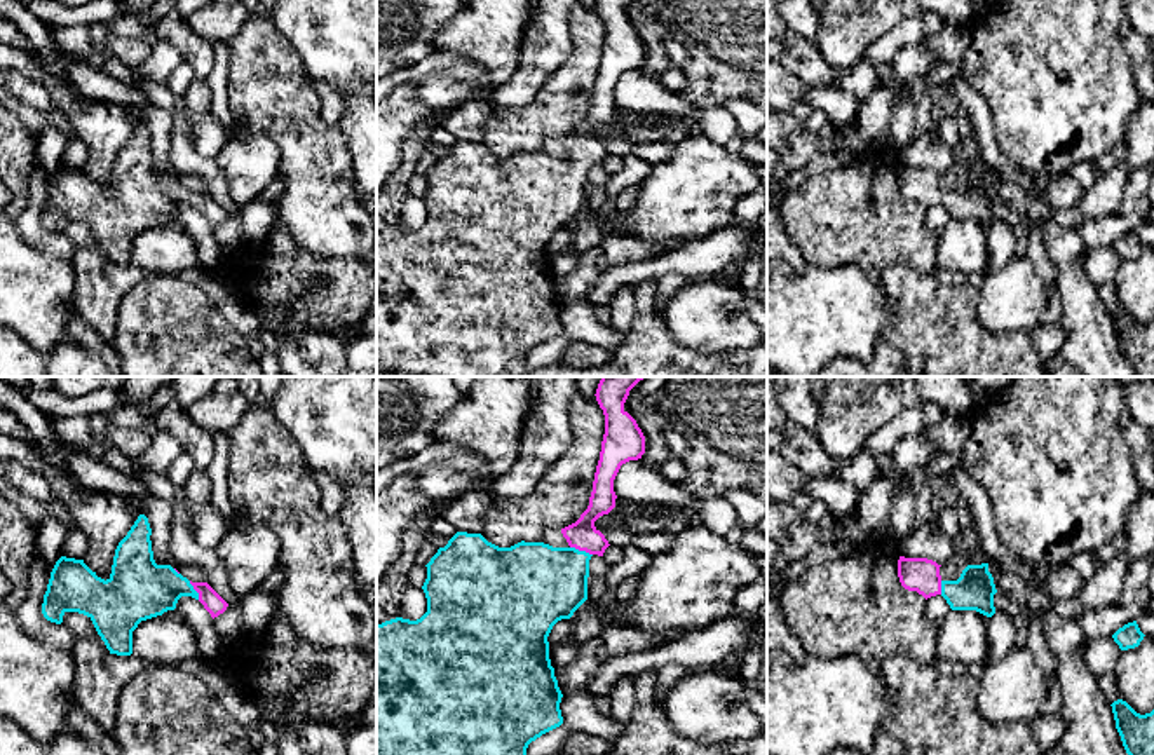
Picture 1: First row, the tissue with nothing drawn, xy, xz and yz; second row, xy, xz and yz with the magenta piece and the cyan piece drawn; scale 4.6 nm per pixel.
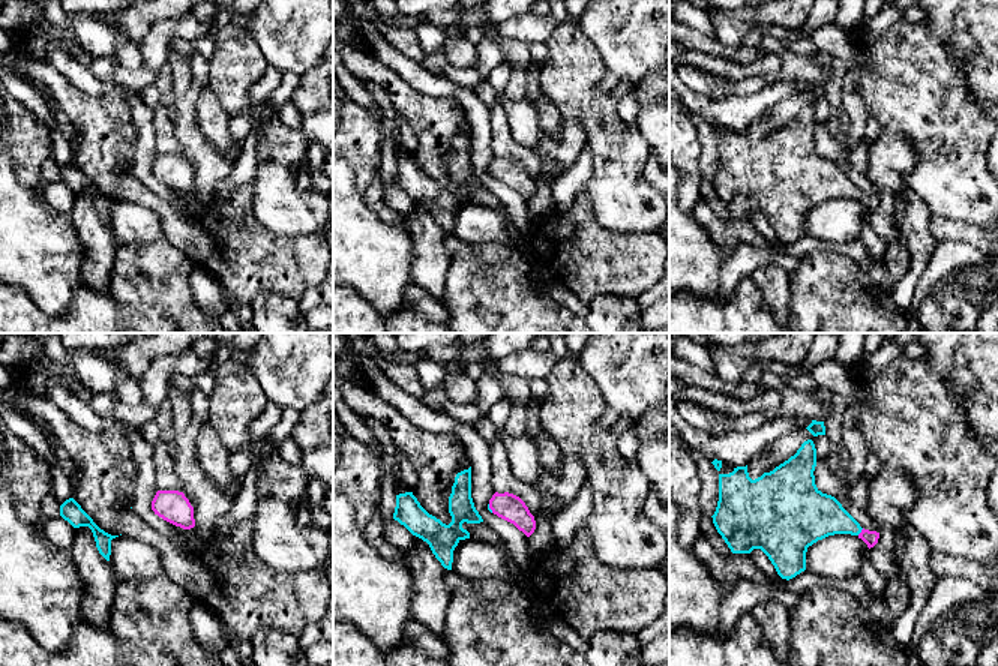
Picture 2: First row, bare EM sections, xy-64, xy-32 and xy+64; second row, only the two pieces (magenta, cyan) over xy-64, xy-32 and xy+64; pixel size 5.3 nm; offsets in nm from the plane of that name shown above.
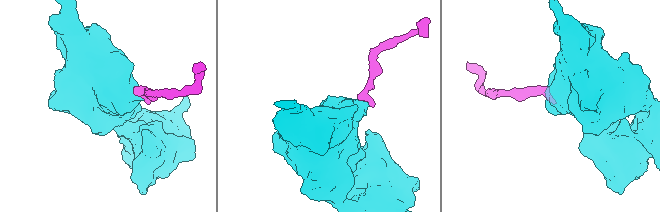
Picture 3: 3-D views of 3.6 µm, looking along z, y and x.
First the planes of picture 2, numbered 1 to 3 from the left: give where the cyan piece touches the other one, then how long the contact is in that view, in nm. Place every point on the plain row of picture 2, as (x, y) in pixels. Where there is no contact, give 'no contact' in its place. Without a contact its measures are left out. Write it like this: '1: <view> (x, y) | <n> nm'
1: no contact
2: xy-32 (489, 171) | 50 nm
3: xy+64 (862, 195) | 50 nm

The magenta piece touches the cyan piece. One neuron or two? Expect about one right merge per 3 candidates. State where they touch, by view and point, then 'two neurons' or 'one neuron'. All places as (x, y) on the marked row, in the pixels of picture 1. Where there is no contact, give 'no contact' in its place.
xz (581, 550) | one neuron

